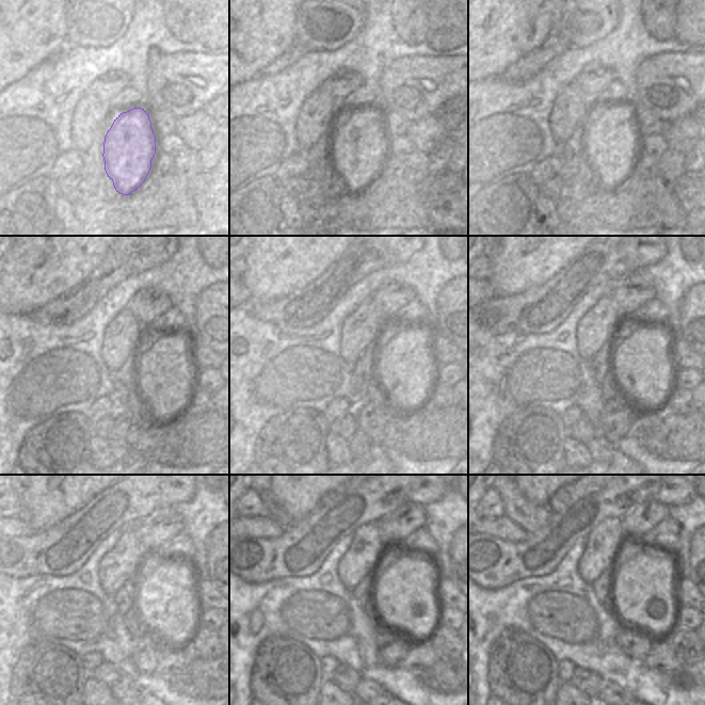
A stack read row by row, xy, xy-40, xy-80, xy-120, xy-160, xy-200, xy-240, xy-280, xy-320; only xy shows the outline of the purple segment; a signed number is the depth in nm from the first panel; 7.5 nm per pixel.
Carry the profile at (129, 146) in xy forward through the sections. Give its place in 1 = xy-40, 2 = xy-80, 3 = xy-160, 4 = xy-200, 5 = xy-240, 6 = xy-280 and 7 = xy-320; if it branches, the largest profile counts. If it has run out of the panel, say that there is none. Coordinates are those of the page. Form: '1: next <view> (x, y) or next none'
1: next xy-40 (366, 150)
2: next xy-80 (609, 148)
3: next xy-160 (404, 366)
4: next xy-200 (642, 366)
5: next xy-240 (165, 604)
6: next xy-280 (403, 594)
7: next xy-320 (642, 591)

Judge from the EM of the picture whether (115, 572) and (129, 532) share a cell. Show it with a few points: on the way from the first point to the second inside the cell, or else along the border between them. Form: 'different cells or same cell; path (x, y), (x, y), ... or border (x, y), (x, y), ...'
same cell; path (122, 562), (127, 555), (129, 542)

